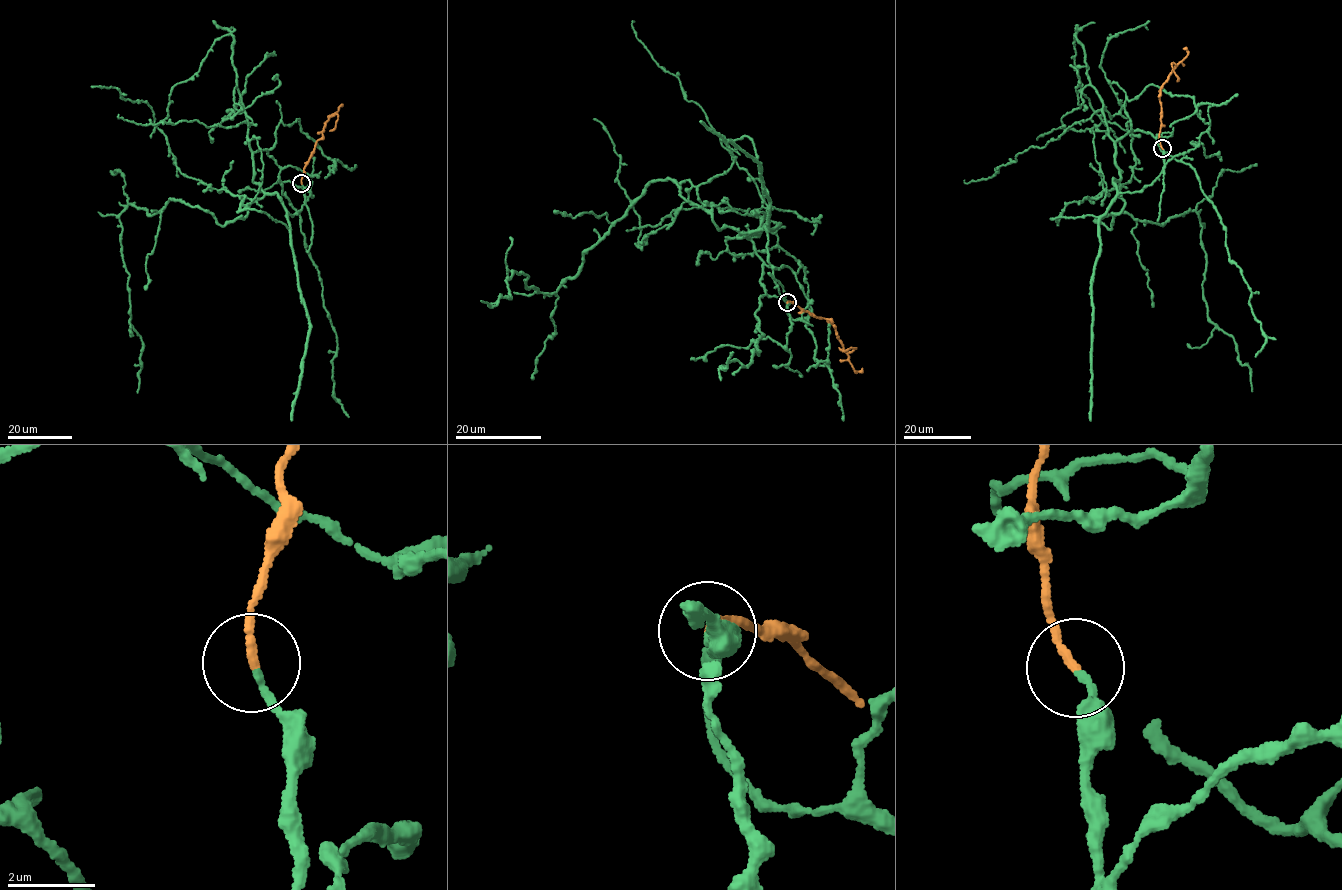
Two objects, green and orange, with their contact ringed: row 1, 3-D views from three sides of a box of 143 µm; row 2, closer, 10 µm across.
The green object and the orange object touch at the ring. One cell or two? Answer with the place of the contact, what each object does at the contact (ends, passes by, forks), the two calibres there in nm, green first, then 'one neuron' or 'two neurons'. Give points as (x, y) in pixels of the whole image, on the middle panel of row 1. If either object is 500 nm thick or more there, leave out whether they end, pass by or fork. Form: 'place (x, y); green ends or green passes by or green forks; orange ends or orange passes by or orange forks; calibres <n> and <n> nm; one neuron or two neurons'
place (787, 302); green ends; orange ends; calibres 160 and 180 nm; one neuron

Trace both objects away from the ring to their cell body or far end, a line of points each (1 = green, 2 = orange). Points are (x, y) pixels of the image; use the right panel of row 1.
1: (1162, 149), (1151, 184), (1113, 181), (1125, 206), (1110, 229), (1095, 221), (1196, 212), (1207, 318), (1252, 391)
2: (1162, 148), (1159, 97), (1161, 87), (1176, 65), (1172, 63), (1177, 81)

